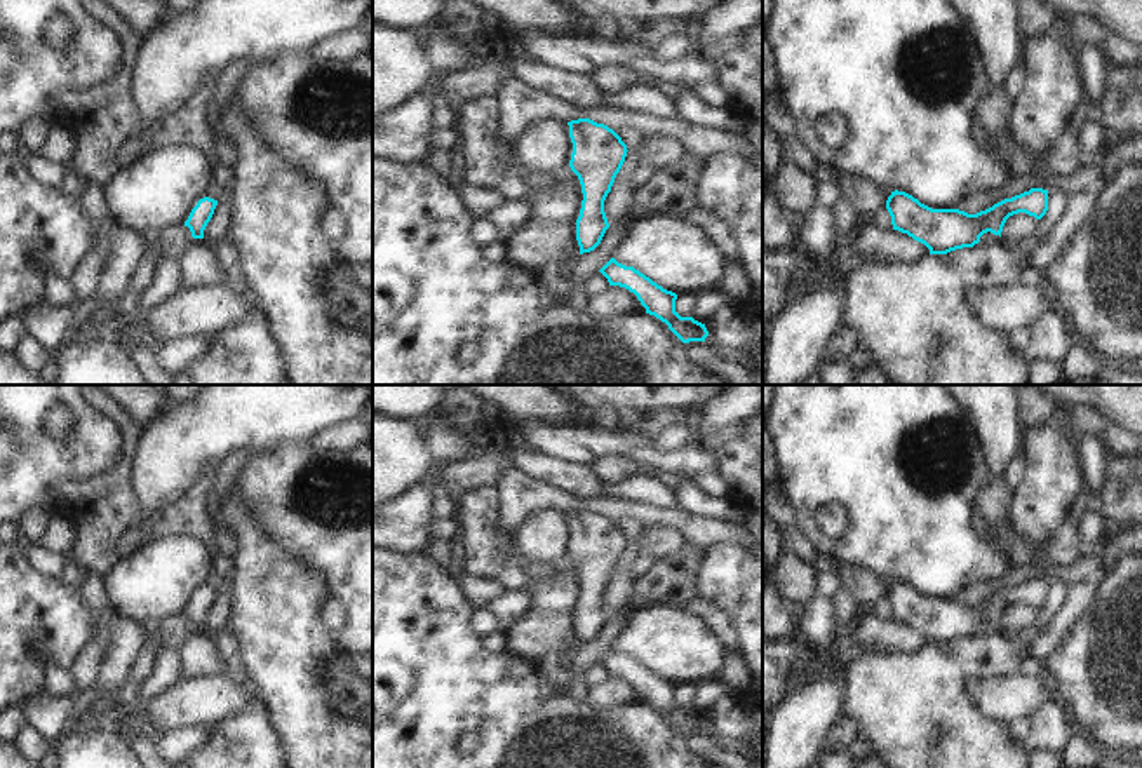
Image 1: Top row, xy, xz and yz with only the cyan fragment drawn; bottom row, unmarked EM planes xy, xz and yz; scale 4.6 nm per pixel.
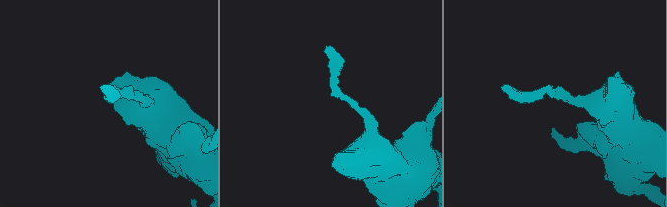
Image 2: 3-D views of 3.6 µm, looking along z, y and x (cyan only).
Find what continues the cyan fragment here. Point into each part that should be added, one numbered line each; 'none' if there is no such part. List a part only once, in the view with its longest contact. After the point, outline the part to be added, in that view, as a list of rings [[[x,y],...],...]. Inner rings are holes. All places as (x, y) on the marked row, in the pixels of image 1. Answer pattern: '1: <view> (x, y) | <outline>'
none

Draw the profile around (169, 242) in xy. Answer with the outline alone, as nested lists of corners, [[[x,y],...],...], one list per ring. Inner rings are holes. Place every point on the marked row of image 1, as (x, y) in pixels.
[[[171,225],[162,228],[153,237],[153,254],[151,258],[157,259],[174,259],[181,256],[185,247],[193,240],[191,232],[188,226]]]

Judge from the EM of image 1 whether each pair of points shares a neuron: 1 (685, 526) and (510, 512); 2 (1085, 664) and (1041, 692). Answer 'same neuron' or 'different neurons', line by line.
1: same neuron
2: different neurons

